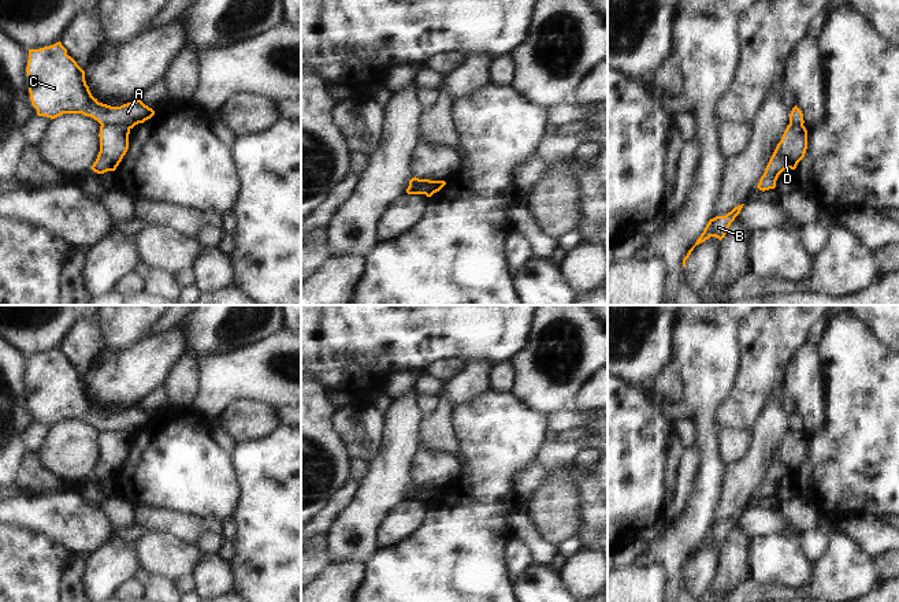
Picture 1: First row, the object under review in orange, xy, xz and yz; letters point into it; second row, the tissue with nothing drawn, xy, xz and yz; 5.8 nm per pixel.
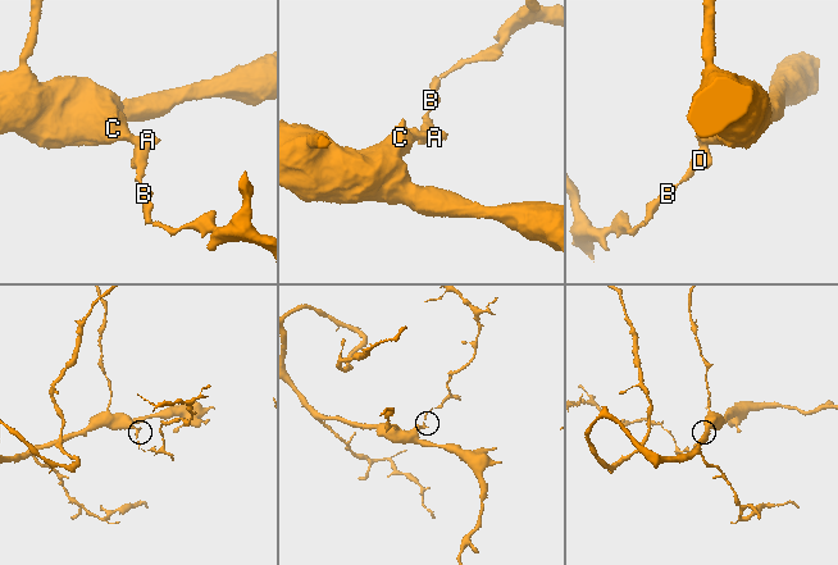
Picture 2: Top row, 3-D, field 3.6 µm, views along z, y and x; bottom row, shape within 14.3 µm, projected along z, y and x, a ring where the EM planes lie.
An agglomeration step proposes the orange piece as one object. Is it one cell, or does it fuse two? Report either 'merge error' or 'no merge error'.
merge error

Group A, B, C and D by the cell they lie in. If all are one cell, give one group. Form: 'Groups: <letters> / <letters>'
Groups: A C / B D.

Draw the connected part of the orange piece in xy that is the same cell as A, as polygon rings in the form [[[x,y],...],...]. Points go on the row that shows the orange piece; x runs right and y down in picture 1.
[[[60,41],[29,49],[26,73],[31,105],[38,116],[55,119],[63,114],[82,114],[100,125],[133,129],[155,115],[141,100],[120,107],[99,103],[86,85],[85,71],[67,55]]]

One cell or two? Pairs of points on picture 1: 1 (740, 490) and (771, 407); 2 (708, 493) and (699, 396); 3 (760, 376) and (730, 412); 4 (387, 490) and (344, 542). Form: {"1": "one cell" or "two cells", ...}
{"1": "one cell", "2": "one cell", "3": "one cell", "4": "one cell"}

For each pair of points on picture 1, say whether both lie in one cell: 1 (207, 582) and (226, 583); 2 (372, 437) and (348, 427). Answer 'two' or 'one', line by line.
1: one
2: one

